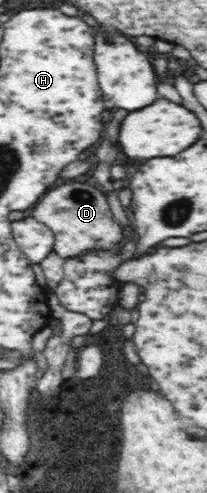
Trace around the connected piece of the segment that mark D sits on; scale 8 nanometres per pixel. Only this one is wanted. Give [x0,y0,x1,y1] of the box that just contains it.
[31,182,124,260]

